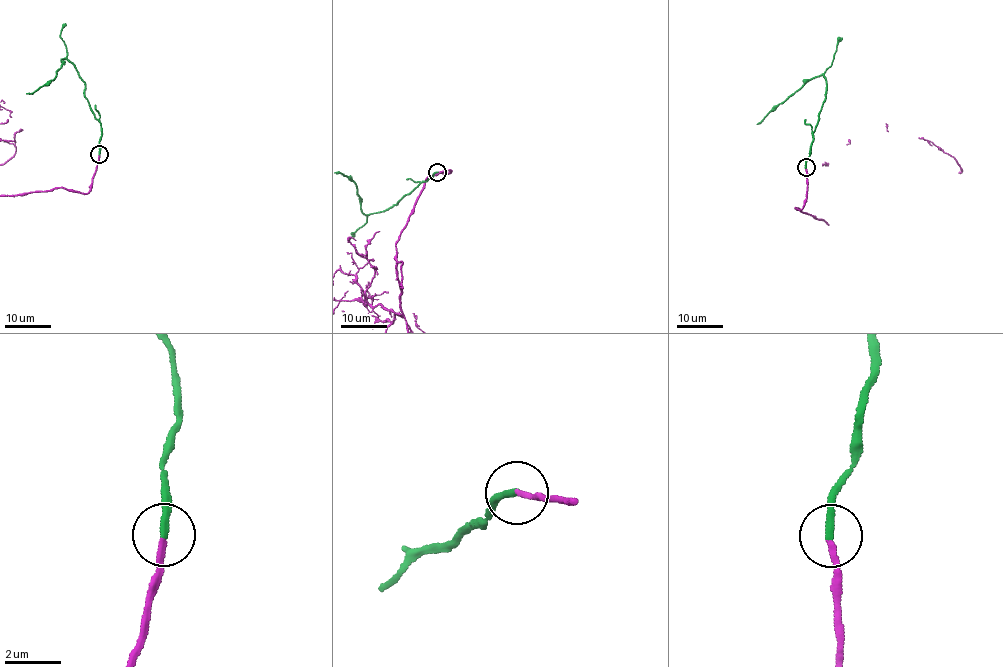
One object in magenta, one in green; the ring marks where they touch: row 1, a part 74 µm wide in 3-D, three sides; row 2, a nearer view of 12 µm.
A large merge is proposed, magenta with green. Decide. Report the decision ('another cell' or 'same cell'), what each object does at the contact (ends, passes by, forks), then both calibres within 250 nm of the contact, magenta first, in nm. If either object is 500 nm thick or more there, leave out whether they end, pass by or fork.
same cell; magenta ends there; green ends there; 200 nm thick on the magenta side, 260 nm on the other

